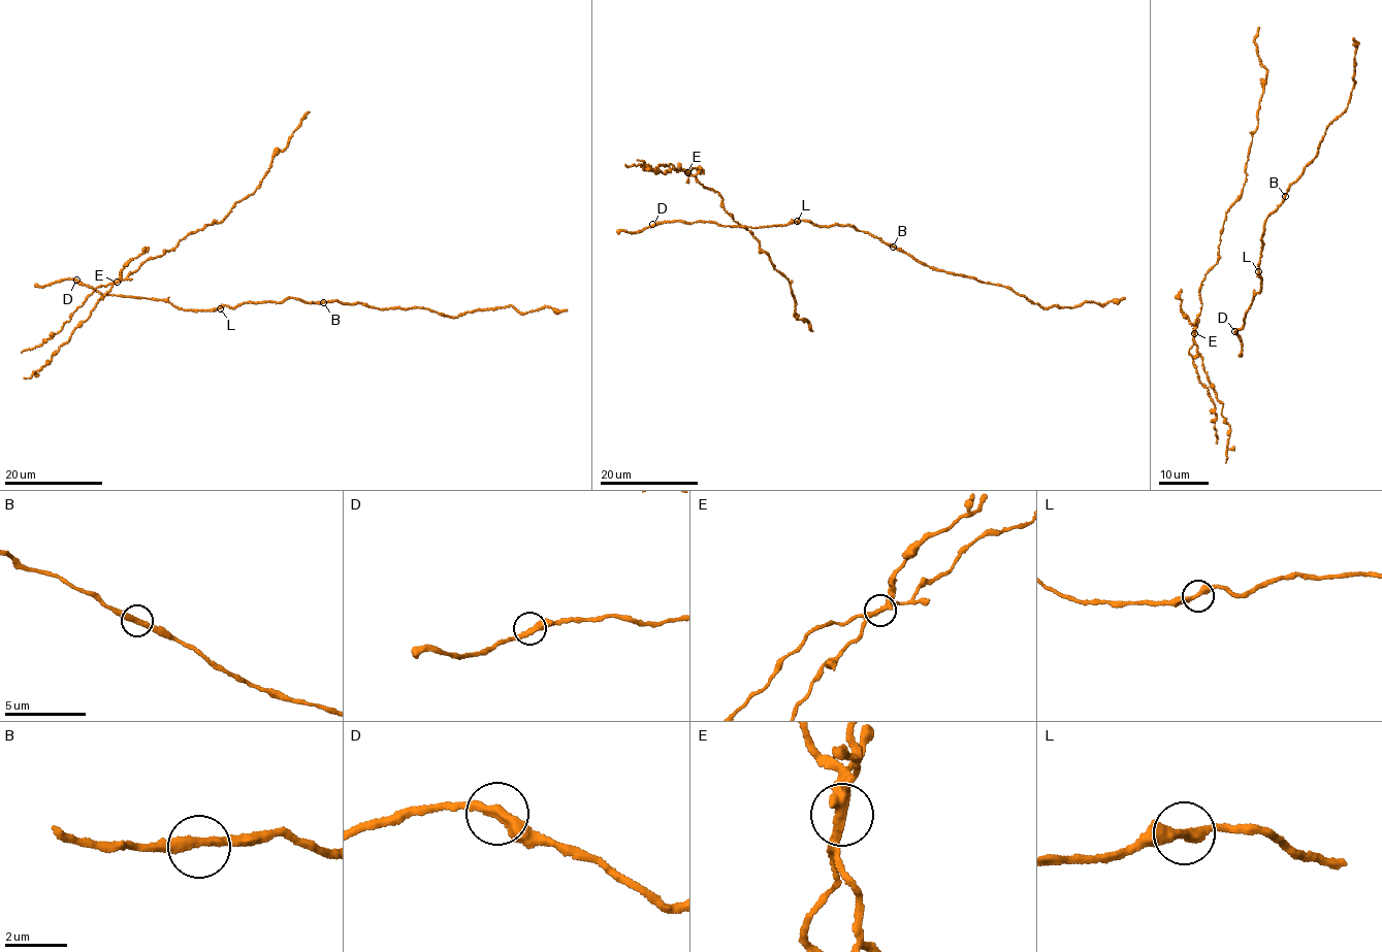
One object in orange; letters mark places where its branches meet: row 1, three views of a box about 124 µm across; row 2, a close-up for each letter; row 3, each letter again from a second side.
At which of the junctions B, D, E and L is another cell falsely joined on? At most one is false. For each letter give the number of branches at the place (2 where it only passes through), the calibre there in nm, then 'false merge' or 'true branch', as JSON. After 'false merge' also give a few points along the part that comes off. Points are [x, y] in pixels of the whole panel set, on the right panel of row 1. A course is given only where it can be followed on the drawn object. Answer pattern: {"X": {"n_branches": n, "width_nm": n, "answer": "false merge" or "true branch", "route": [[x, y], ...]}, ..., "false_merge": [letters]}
{"B": {"n_branches": 2, "width_nm": 320, "answer": "true branch"}, "D": {"n_branches": 2, "width_nm": 340, "answer": "true branch"}, "E": {"n_branches": 2, "width_nm": 320, "answer": "false merge", "route": [[1194, 333], [1203, 367], [1221, 401], [1221, 413], [1229, 427], [1225, 463]]}, "L": {"n_branches": 2, "width_nm": 340, "answer": "true branch"}, "false_merge": ["E"]}

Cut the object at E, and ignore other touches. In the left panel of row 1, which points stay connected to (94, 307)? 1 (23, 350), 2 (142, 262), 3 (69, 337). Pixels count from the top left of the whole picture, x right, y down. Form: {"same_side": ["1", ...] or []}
{"same_side": ["3"]}

